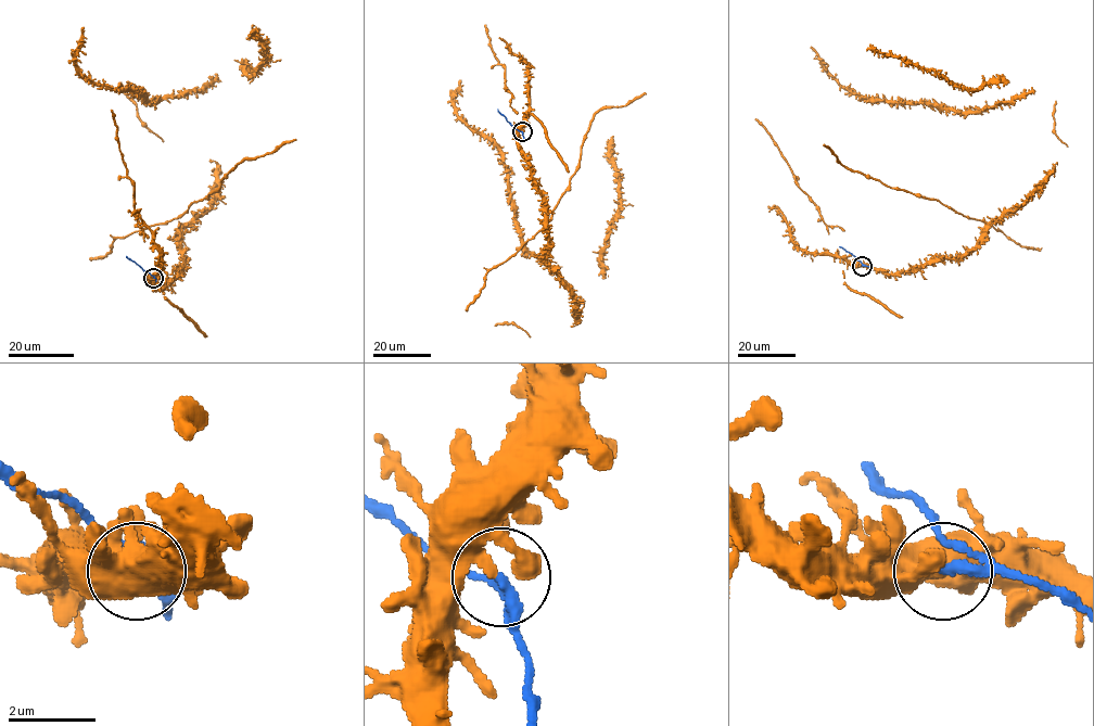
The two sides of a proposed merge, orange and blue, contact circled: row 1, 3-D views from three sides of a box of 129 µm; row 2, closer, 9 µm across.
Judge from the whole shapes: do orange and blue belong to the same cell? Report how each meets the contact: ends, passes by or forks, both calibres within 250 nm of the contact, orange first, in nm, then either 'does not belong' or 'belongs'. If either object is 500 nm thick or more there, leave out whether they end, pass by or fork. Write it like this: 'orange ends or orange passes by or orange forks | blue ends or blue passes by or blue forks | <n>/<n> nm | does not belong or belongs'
orange ends | blue passes by | 320/200 nm | does not belong

